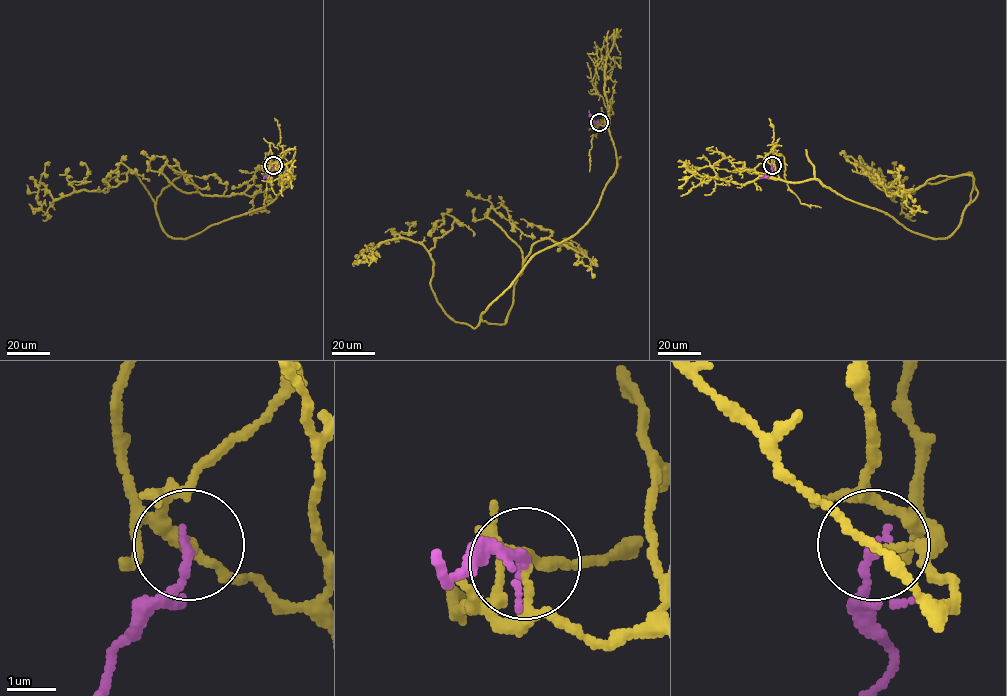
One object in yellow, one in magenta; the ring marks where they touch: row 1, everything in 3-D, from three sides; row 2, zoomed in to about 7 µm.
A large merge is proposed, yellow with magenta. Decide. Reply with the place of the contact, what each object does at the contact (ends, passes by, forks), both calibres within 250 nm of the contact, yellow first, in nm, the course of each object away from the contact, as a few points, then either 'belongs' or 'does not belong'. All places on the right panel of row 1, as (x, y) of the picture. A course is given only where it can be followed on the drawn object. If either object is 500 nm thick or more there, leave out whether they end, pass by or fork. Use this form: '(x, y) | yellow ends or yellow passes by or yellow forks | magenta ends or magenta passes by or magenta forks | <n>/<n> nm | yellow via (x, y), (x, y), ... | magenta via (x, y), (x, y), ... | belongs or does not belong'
(772, 165) | yellow passes by | magenta ends | 120/180 nm | yellow via (772, 165), (932, 238), (957, 228), (977, 193), (972, 174), (889, 190), (894, 198), (899, 184), (906, 209) | magenta via (772, 165), (771, 174), (760, 177) | does not belong

